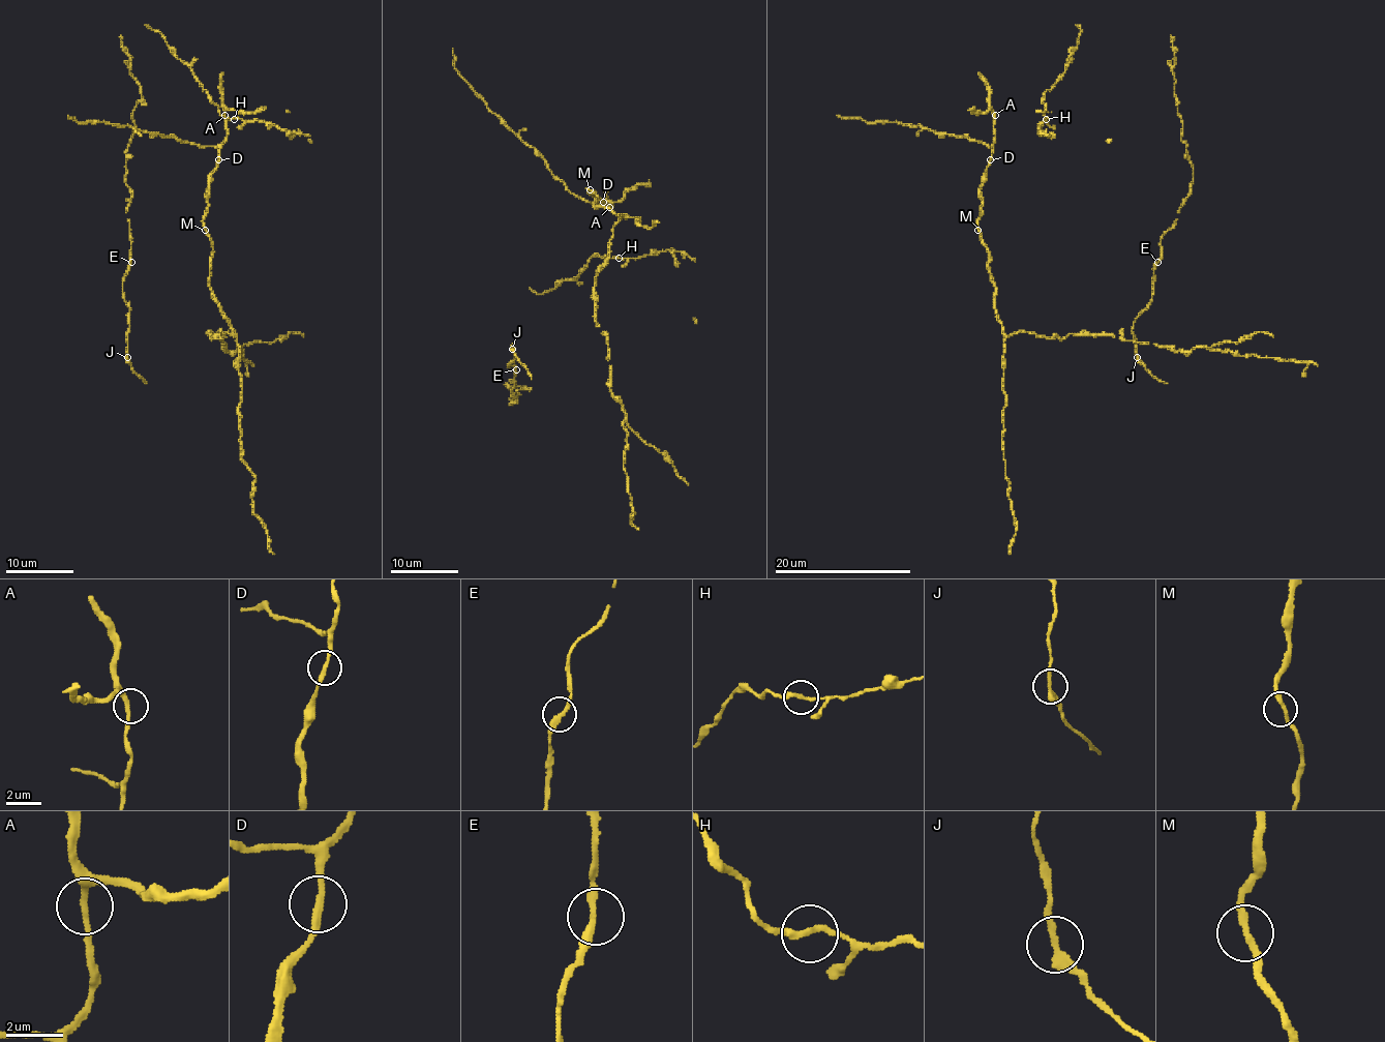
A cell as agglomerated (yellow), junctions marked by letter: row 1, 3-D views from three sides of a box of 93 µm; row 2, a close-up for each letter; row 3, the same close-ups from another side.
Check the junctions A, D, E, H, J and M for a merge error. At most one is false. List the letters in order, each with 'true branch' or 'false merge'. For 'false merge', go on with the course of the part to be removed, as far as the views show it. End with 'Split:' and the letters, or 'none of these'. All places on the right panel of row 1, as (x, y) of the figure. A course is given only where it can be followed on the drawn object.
A: true branch
D: true branch
E: true branch
H: true branch
J: true branch
M: true branch
Split: none of these

